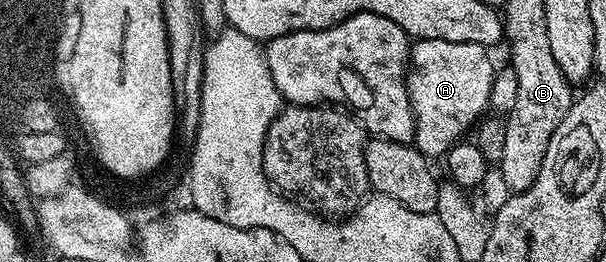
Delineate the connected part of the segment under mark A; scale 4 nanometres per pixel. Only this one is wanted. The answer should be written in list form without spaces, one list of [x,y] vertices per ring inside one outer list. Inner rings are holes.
[[[426,39],[425,41],[417,40],[410,49],[410,64],[408,66],[408,94],[410,95],[410,103],[412,104],[412,114],[416,120],[416,128],[414,130],[414,144],[416,150],[419,153],[424,154],[429,159],[440,159],[443,158],[444,154],[447,153],[448,149],[455,142],[461,140],[465,136],[464,133],[468,128],[471,130],[473,126],[477,124],[485,116],[486,110],[489,108],[492,100],[492,85],[496,81],[496,69],[494,64],[492,65],[492,57],[485,46],[479,45],[478,43],[454,43],[453,41],[447,41],[446,39]]]

